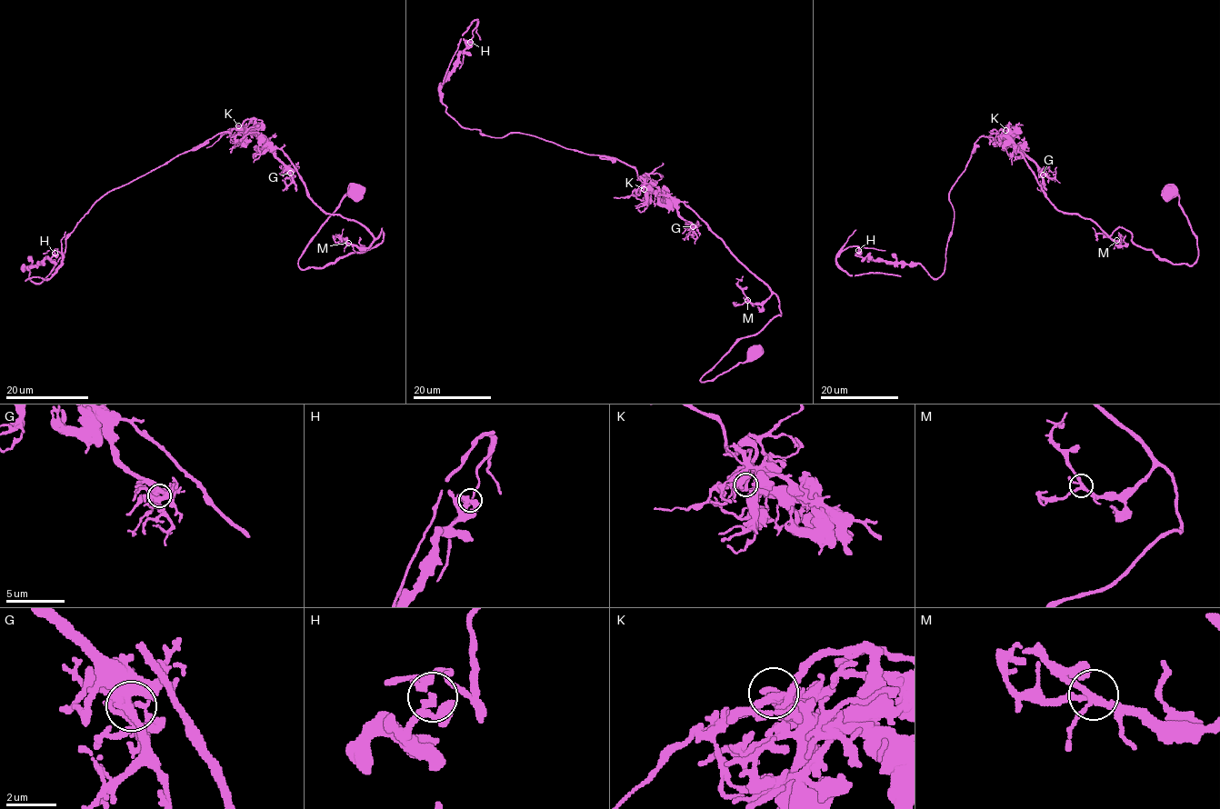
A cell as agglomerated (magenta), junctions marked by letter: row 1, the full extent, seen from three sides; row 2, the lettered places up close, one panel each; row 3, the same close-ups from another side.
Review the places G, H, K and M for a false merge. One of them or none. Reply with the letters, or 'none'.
H

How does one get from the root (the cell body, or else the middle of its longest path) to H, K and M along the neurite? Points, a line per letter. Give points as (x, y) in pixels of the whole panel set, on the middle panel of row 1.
H: (755, 351), (701, 381), (780, 301), (682, 202), (615, 158), (446, 112), (470, 42)
K: (755, 351), (713, 380), (701, 381), (735, 343), (781, 315), (780, 301), (691, 209), (644, 189)
M: (755, 351), (713, 380), (701, 381), (735, 343), (781, 315), (774, 294), (758, 304), (747, 300)

